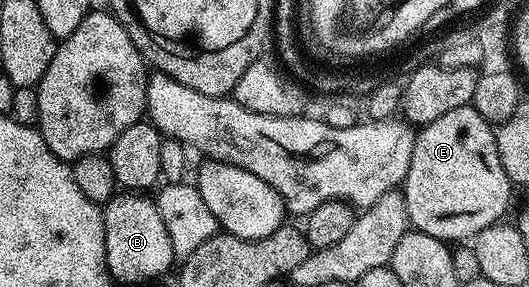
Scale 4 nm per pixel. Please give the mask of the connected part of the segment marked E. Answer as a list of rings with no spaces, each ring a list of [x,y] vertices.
[[[468,104],[453,108],[453,112],[437,116],[437,120],[416,133],[413,160],[409,160],[409,172],[401,187],[407,205],[407,221],[414,229],[441,238],[448,244],[474,239],[475,235],[506,215],[503,213],[511,202],[511,190],[513,184],[509,176],[505,176],[505,168],[501,168],[501,156],[497,156],[497,140],[492,123],[485,121],[474,106]]]

